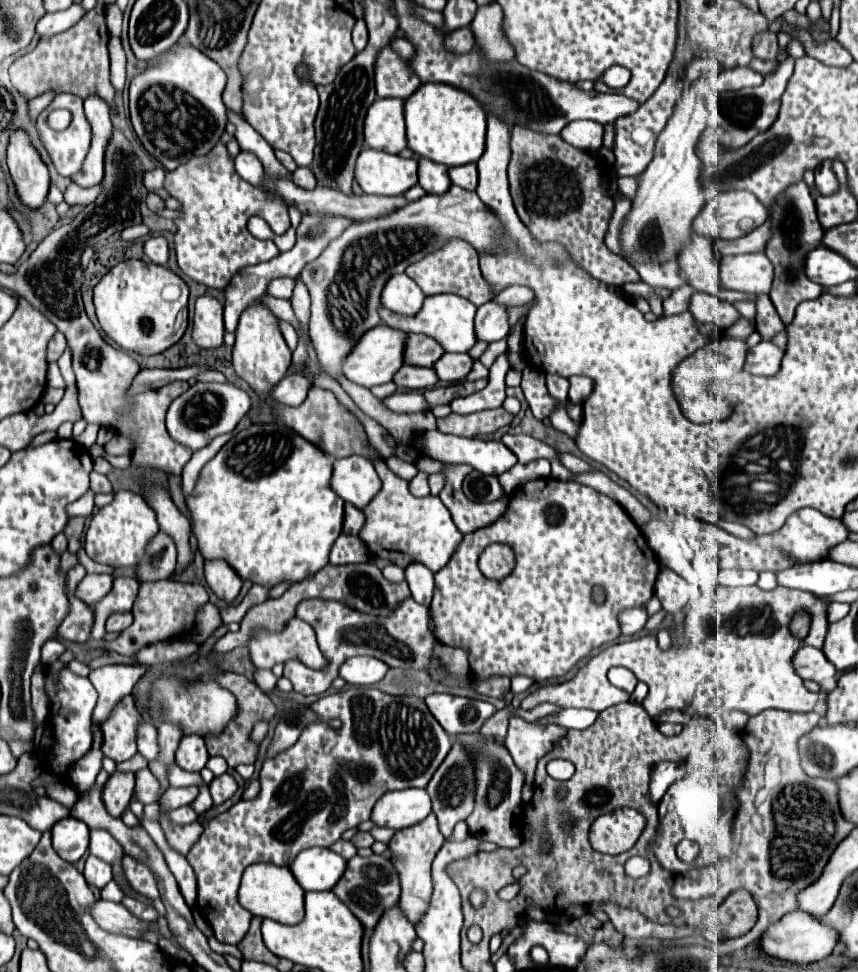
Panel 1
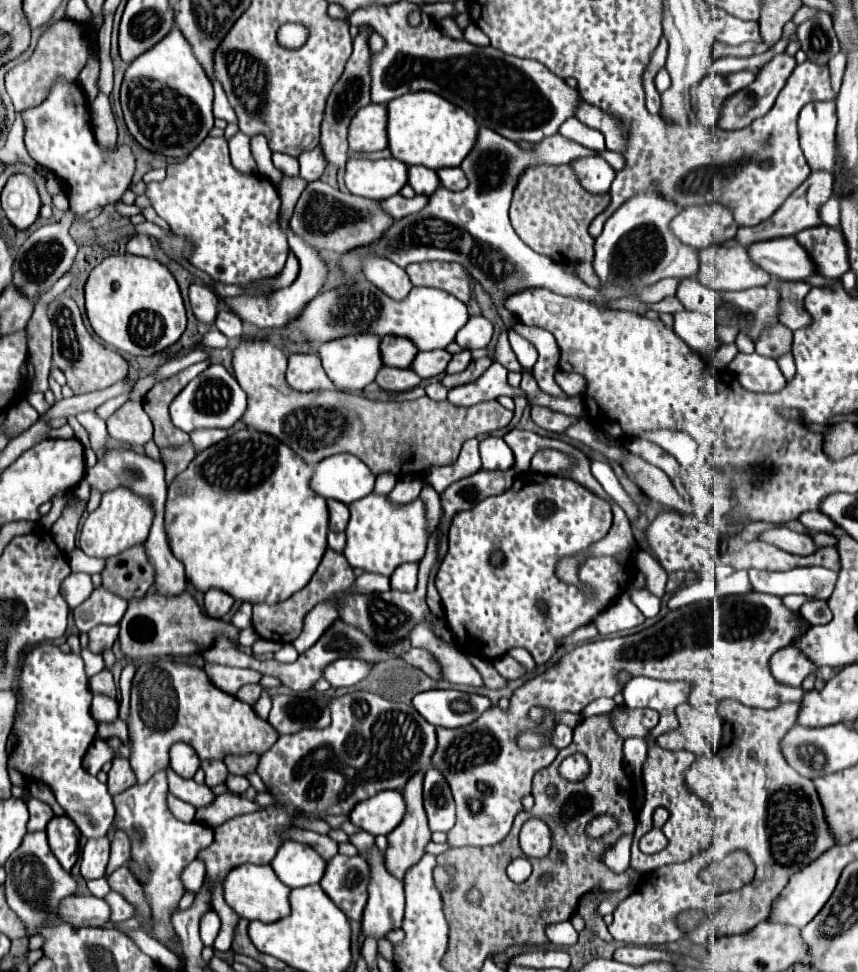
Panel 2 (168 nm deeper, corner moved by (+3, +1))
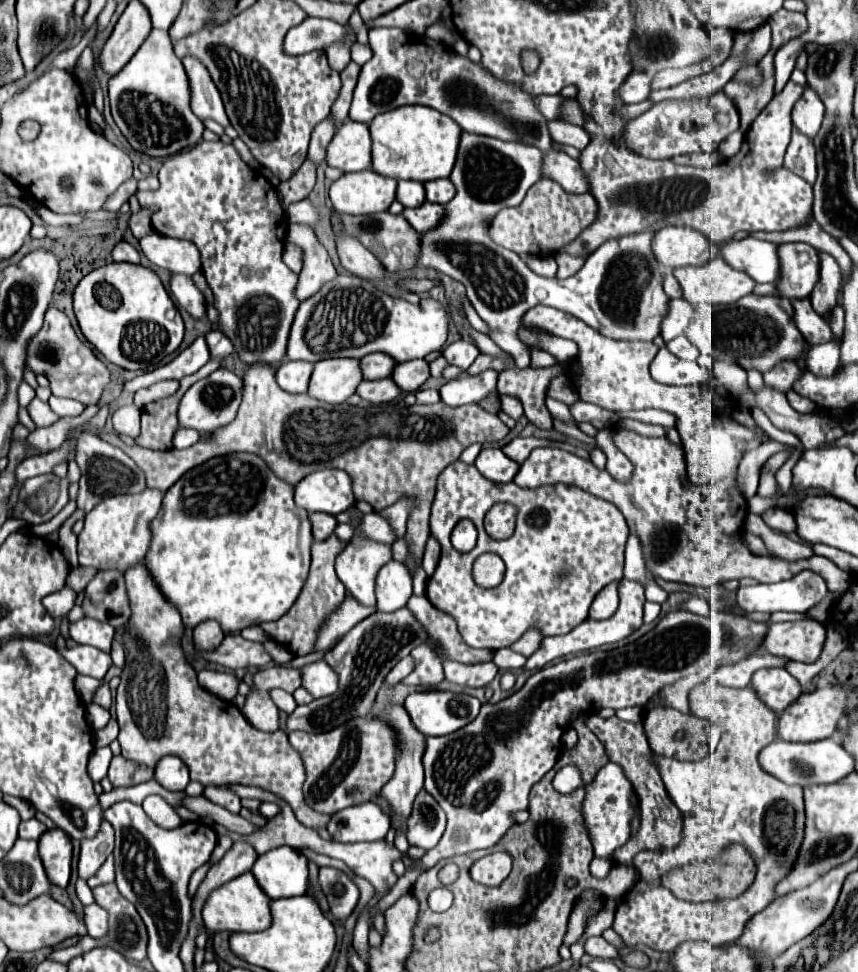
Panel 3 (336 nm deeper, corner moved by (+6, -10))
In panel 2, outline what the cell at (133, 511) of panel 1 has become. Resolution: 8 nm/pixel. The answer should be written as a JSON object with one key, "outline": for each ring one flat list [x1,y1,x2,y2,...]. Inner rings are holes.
{"outline":[[123,487,107,491,107,493,103,493,99,507,87,515,87,519,81,527,79,549,89,557,107,559,107,557,119,555,121,551,133,547,133,545,145,543,153,517,155,517,155,509,147,497,133,495,133,491,123,489]]}

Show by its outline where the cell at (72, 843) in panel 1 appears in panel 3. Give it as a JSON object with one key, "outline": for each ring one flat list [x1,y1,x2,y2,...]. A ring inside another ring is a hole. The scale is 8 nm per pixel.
{"outline":[[46,830,38,840,38,850,48,874,48,880,60,888,66,888,70,880,70,862,72,862,72,842,70,836,60,830]]}

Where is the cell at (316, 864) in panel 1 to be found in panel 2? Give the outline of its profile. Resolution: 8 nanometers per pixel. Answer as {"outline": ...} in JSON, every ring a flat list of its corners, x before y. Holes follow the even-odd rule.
{"outline":[[285,841,269,865,277,871,279,881,295,889,319,883,327,863,311,847,297,841]]}

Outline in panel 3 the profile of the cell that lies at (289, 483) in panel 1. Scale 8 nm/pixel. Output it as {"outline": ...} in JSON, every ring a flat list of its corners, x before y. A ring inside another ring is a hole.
{"outline":[[234,452,234,454,226,454,226,456,216,456,206,460,204,464,188,470,166,494,162,500,162,510,158,512,158,516,152,522,152,544,150,550,146,554,146,566,150,570,150,574,154,576,154,580,158,582,160,590,164,592,164,596,178,606,184,626,196,626,202,620,218,620,222,630,228,632,240,632,246,626,252,624,262,624,266,620,278,620,282,618,282,614,286,614,286,610,290,610,290,606,296,602,300,590,302,590,302,582,306,582,306,570,310,570,310,546,314,542,312,536,312,526,310,526,310,518,308,512,298,508,294,504,294,486,288,482,282,482,270,468,268,464,258,458,258,454,248,454,248,452]]}

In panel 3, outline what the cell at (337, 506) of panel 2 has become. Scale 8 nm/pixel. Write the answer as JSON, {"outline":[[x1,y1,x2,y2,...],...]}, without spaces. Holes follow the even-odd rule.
{"outline":[[314,512,314,514,310,514,310,520,312,520,312,534,314,534,316,542,330,538,330,534,334,534,334,528,338,524,336,518,326,512]]}

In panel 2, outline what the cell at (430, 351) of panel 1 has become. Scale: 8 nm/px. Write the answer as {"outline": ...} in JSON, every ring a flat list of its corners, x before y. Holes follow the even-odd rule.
{"outline":[[383,337,381,339,381,361,385,367,401,367,407,369,411,367,413,355,417,355,417,347,413,347,413,343,409,343,409,339,401,339,401,337]]}

